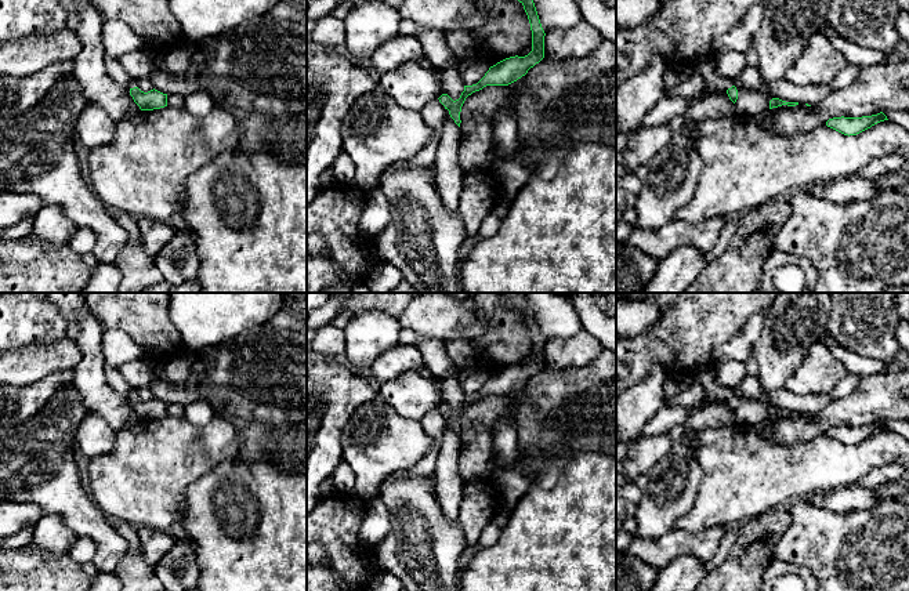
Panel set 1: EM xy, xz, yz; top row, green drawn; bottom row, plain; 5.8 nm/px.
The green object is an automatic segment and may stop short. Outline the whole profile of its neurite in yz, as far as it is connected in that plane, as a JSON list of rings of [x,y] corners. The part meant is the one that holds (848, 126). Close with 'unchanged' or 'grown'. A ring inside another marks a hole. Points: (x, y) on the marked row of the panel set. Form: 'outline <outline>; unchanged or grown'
outline [[[880,112],[872,116],[862,116],[862,117],[833,117],[826,122],[826,126],[844,134],[844,135],[857,135],[872,126],[888,120],[887,116]]]; unchanged

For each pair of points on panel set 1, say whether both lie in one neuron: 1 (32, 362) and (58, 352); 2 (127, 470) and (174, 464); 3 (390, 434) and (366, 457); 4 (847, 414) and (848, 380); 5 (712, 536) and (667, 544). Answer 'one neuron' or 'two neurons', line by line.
1: one neuron
2: one neuron
3: one neuron
4: two neurons
5: one neuron

